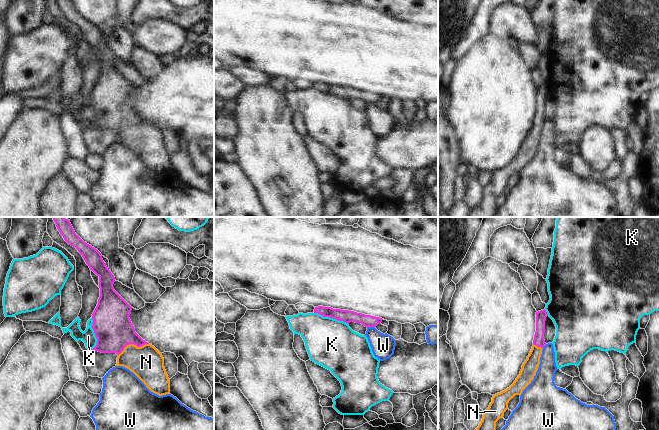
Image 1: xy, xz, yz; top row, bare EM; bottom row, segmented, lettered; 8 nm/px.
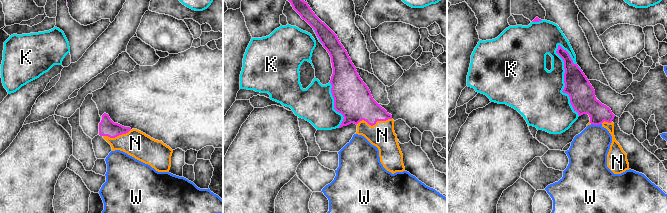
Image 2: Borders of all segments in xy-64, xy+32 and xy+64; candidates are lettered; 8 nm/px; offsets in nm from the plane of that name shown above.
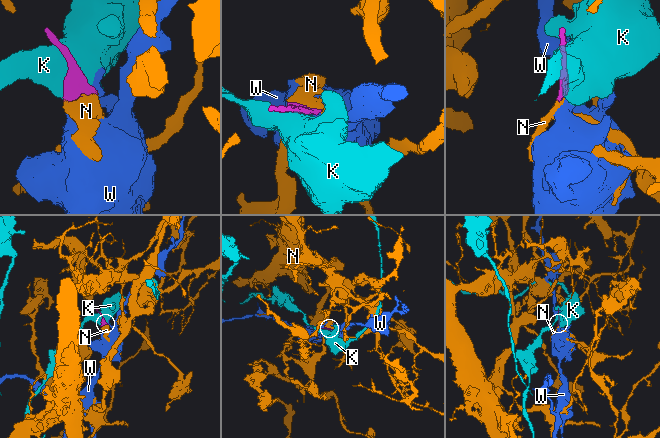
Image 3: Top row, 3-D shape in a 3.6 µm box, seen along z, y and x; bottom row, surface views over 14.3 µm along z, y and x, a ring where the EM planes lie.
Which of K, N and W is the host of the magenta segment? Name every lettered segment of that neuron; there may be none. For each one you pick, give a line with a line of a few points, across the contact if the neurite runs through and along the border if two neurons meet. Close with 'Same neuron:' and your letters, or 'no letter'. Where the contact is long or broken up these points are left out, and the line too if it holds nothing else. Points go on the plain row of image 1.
Same neuron: N

